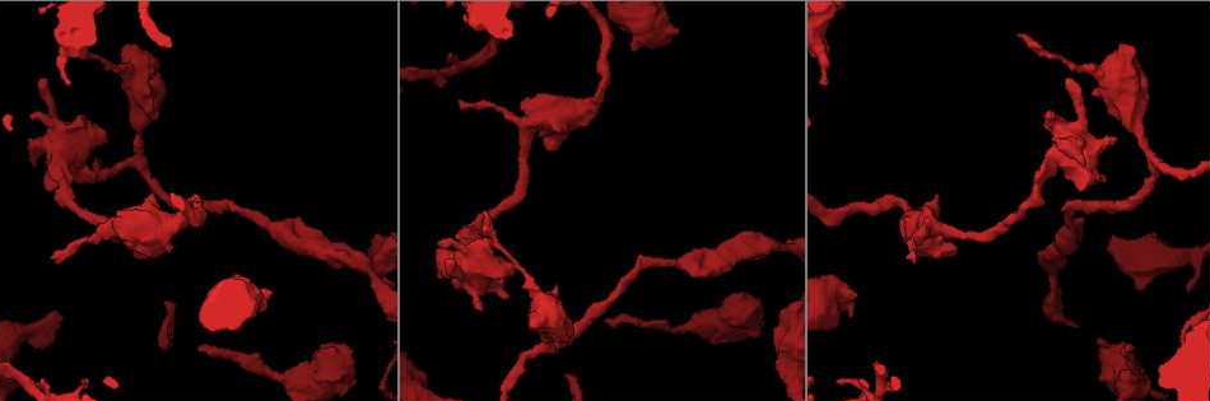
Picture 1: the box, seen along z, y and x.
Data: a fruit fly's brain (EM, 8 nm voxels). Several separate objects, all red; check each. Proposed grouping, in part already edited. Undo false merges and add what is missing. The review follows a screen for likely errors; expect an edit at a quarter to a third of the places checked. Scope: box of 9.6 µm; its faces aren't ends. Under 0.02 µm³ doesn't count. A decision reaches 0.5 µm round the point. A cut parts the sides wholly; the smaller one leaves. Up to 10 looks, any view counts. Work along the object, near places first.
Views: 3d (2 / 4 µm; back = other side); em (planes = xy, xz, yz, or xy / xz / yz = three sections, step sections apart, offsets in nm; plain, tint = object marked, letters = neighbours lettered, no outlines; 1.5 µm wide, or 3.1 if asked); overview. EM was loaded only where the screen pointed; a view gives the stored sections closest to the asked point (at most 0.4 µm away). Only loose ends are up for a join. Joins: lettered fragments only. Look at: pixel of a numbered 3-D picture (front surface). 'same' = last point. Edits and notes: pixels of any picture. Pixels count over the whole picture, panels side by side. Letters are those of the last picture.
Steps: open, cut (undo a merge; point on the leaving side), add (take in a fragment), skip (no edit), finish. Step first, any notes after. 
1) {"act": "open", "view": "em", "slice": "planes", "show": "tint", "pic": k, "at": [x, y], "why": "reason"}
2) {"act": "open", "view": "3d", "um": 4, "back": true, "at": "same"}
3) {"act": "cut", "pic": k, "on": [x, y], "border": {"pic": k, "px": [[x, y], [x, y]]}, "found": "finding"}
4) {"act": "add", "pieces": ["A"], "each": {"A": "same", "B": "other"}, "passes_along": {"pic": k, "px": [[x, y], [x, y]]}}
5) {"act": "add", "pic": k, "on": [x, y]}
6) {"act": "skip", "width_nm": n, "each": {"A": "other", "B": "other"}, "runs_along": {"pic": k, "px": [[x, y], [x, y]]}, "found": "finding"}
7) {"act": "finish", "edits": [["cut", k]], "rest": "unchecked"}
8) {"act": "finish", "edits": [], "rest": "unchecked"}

{"act": "open", "view": "em", "slice": "planes", "show": "plain", "pic": 1, "at": [906, 256], "why": "an open end"}

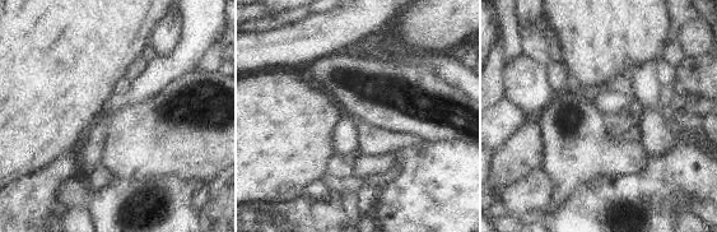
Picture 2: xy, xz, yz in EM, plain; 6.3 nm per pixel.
{"act": "open", "view": "em", "slice": "planes", "show": "letters", "at": "same", "why": "what lies round it"}

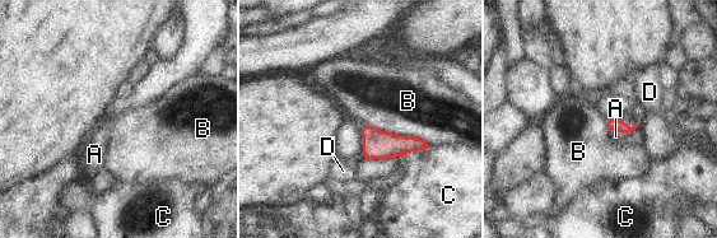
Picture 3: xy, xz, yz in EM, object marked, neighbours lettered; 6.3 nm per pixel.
{"act": "add", "pieces": ["A"], "each": {"A": "same", "B": "other", "C": "other", "D": "other"}, "passes_along": {"pic": 3, "px": [[613, 124], [615, 129], [615, 136]]}, "found": "it goes on there"}

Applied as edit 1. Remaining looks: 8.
{"act": "open", "view": "3d", "um": 4, "back": true, "pic": 1, "at": [1130, 349], "why": "long arm stops here"}

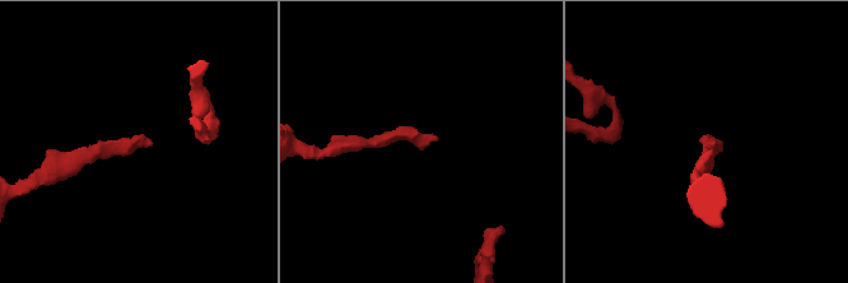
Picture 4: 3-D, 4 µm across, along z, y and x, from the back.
{"act": "open", "view": "em", "slice": "planes", "show": "letters", "pic": 4, "at": [436, 140]}

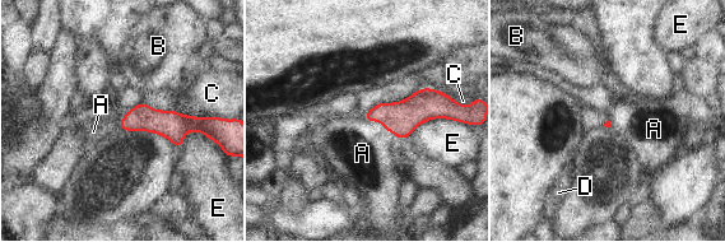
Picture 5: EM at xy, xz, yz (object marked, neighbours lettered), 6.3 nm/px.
{"act": "add", "pieces": ["A"], "longest_contact_nm": ["E", 320], "each": {"A": "same", "B": "other", "C": "other", "D": "other", "E": "other"}, "passes_along": {"pic": 5, "px": [[401, 117], [381, 122], [362, 153]]}, "found": "the neuron continues"}

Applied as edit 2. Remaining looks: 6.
{"act": "open", "view": "overview"}

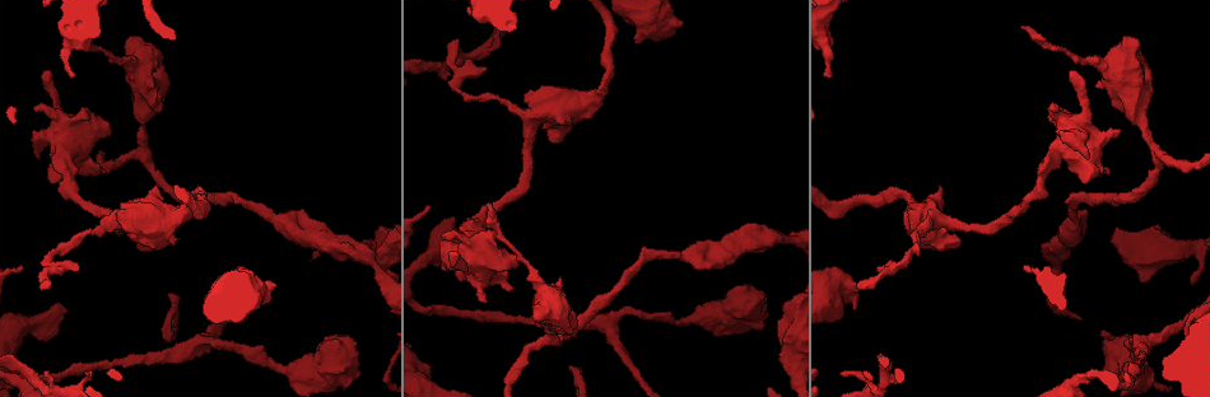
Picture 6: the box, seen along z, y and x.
{"act": "open", "view": "3d", "um": 2, "pic": 6, "at": [1056, 107], "why": "branch stops here"}

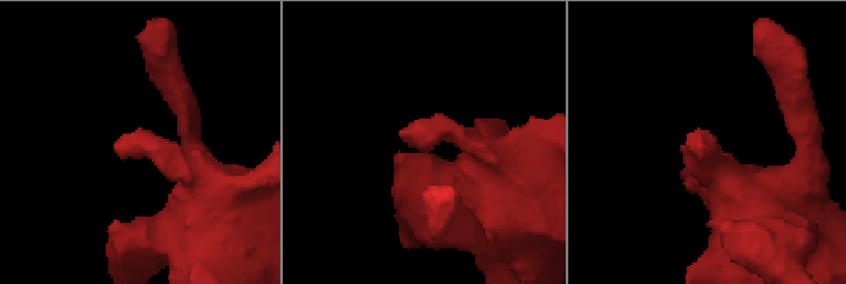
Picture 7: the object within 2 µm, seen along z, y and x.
{"act": "open", "view": "em", "slice": "planes", "show": "letters", "pic": 7, "at": [402, 134], "why": "shape alone is not enough"}

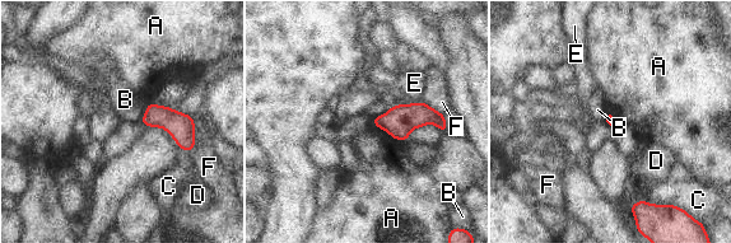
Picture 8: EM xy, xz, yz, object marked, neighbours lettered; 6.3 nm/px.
{"act": "skip", "each": {"A": "other", "B": "other", "C": "other", "D": "other", "E": "other", "F": "other"}, "border": {"pic": 8, "px": [[372, 121], [394, 138], [406, 141]]}, "found": "no lettered fragment goes on from it"}

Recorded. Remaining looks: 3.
{"act": "finish", "edits": [["add", 3], ["add", 5]], "rest": "unchecked"}

